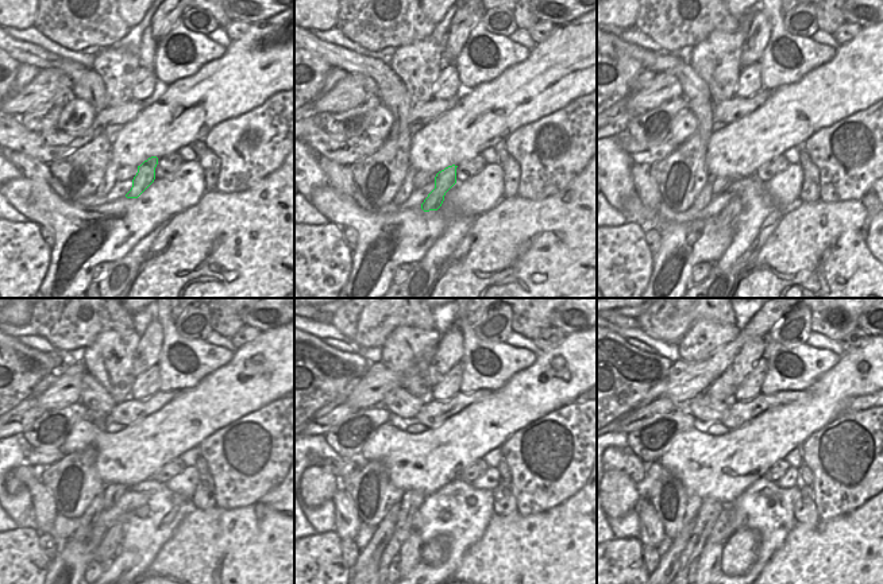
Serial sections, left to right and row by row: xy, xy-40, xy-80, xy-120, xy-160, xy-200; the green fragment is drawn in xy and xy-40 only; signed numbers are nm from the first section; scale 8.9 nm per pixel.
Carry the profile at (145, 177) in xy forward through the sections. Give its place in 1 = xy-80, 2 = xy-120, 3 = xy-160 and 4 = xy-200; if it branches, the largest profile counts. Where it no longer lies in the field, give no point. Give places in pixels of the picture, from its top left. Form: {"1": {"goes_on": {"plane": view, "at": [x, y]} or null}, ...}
{"1": {"goes_on": {"plane": "xy-80", "at": [735, 205]}}, "2": {"goes_on": {"plane": "xy-120", "at": [110, 546]}}, "3": {"goes_on": {"plane": "xy-160", "at": [408, 557]}}, "4": {"goes_on": {"plane": "xy-200", "at": [709, 561]}}}

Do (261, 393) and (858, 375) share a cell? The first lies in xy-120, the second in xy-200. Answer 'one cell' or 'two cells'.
one cell

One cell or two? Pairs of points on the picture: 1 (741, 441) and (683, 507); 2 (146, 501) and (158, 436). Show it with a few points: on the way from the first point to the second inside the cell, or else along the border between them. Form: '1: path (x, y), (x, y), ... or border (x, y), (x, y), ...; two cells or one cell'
1: border (671, 474), (689, 492), (702, 499); two cells
2: border (150, 478), (127, 487); two cells

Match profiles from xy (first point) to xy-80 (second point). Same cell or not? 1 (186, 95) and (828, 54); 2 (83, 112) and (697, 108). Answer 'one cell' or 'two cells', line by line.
1: two cells
2: two cells

